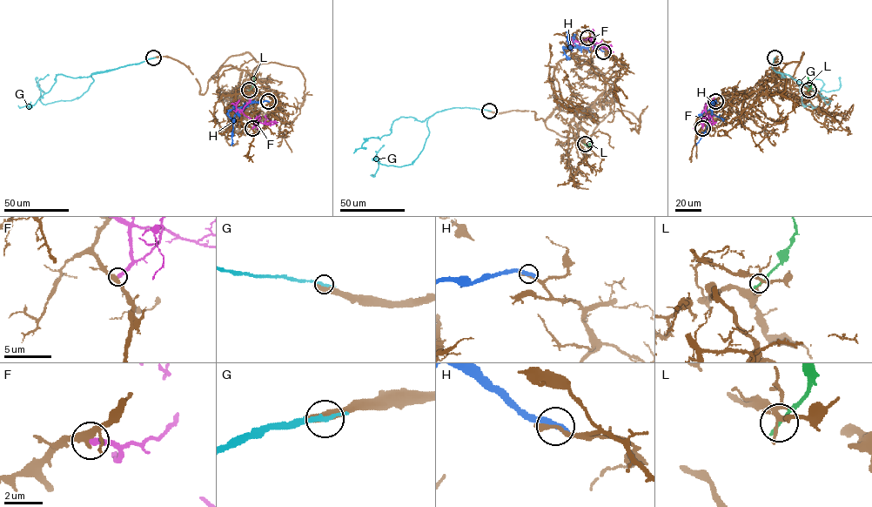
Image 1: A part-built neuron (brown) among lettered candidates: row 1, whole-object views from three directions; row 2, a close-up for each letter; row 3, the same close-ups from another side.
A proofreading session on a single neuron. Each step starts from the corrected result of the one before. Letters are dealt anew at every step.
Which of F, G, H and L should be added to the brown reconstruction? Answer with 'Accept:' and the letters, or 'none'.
Accept: none

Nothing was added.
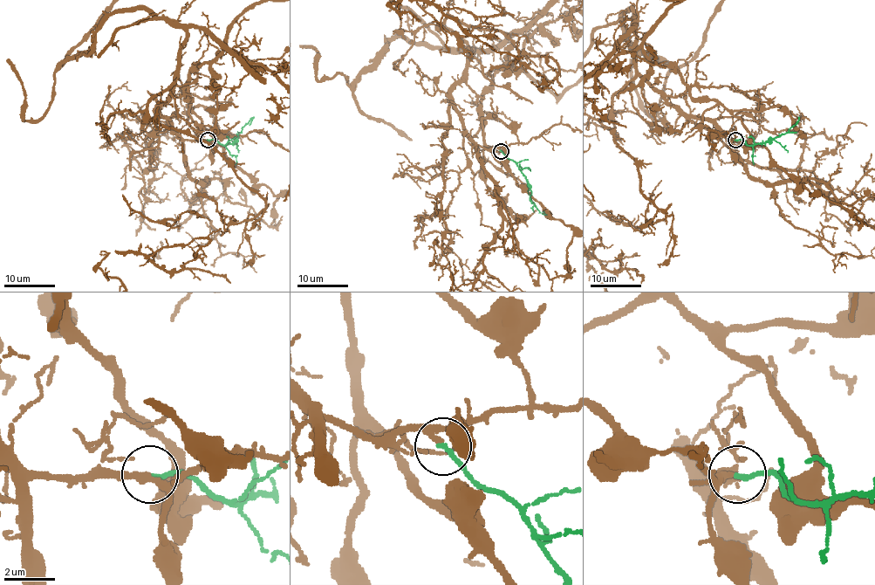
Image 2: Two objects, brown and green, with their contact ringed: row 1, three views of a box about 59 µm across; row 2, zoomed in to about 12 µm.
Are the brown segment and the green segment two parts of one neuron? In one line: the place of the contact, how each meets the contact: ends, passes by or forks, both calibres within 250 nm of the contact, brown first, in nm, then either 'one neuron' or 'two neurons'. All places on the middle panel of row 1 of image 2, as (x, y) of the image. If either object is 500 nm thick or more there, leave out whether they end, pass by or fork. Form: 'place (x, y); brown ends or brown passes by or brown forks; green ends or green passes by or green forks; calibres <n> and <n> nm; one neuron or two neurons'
place (501, 151); brown passes by; green ends; calibres 200 and 190 nm; one neuron

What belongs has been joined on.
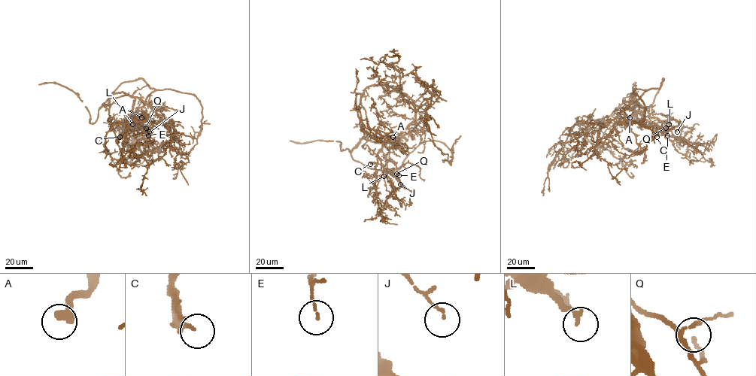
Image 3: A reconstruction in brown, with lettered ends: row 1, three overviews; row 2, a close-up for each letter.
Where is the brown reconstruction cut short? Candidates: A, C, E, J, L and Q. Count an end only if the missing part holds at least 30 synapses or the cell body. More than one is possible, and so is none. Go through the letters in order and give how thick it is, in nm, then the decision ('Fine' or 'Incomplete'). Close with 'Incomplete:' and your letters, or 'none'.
A: Thickness 380 nm. Incomplete
C: Thickness 240 nm. Incomplete
E: Thickness 90 nm. Fine
J: Thickness 120 nm. Fine
L: Thickness 180 nm. Incomplete
Q: Thickness 140 nm. Fine
Incomplete: A, C, L

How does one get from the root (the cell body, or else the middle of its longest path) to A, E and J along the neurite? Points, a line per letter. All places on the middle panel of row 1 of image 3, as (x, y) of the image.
A: (387, 142), (390, 141), (394, 147), (393, 137)
E: (387, 142), (383, 143), (378, 156), (385, 168), (399, 175)
J: (387, 142), (383, 143), (378, 156), (385, 168), (390, 169), (396, 174), (400, 184)

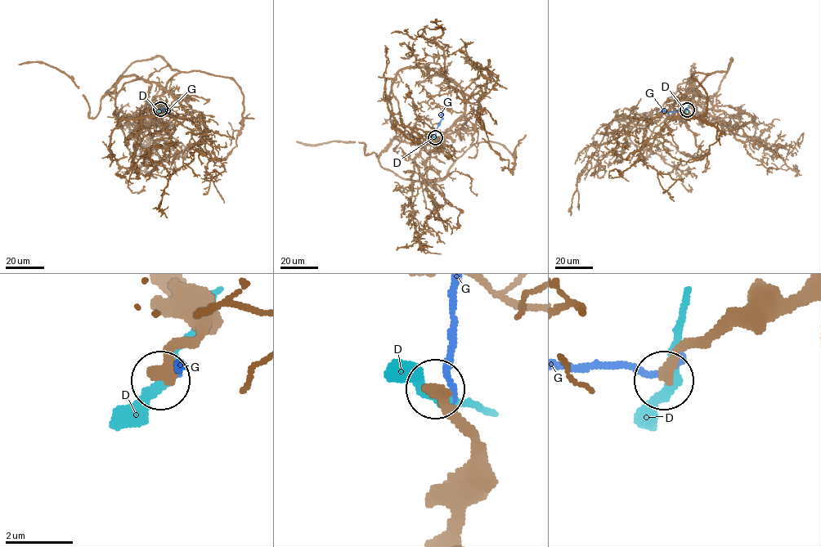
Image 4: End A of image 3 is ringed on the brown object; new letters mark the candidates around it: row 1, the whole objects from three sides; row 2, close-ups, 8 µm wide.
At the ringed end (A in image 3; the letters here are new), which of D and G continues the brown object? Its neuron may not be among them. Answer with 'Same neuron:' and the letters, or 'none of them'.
Same neuron: none of them

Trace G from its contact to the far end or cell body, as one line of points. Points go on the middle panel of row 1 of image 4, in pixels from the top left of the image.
G: (435, 138), (441, 118), (441, 109)

